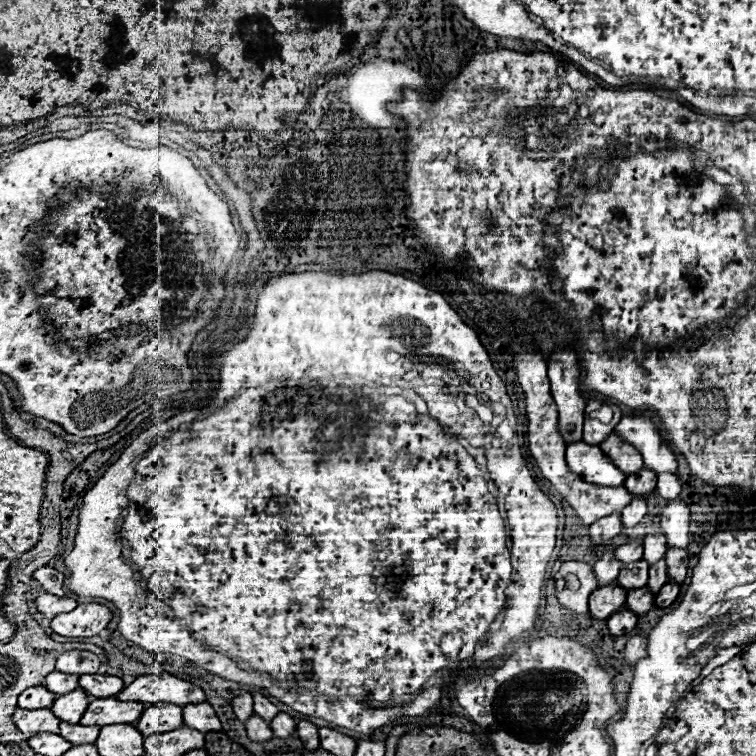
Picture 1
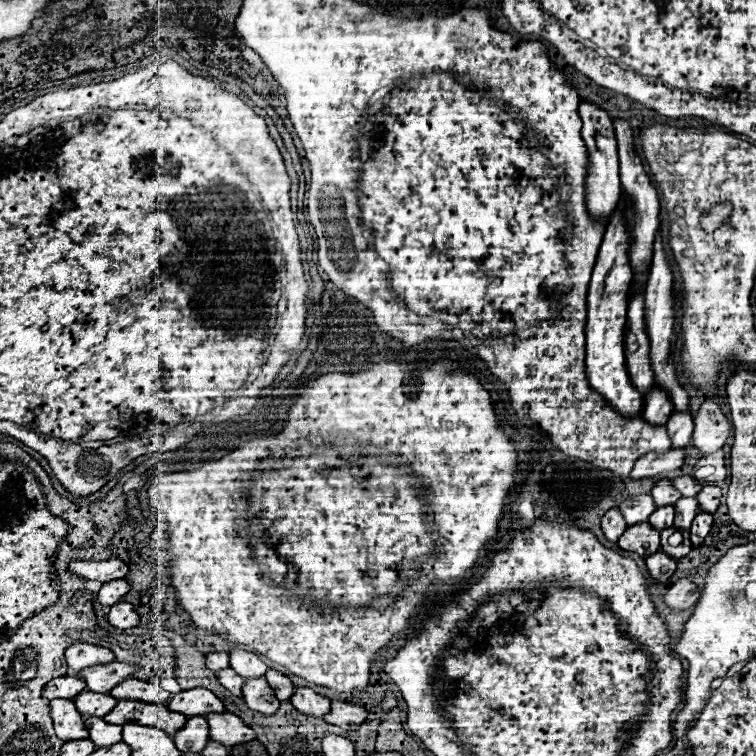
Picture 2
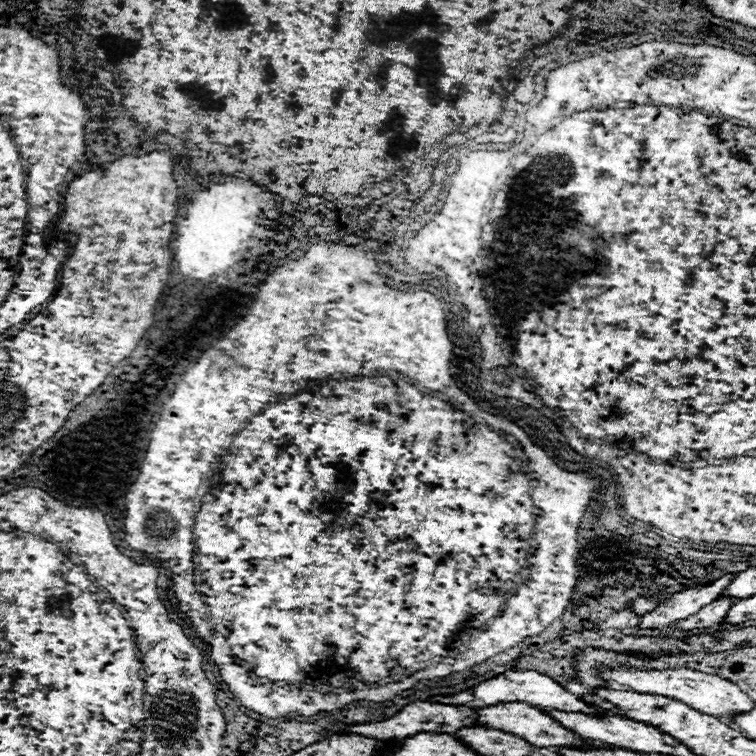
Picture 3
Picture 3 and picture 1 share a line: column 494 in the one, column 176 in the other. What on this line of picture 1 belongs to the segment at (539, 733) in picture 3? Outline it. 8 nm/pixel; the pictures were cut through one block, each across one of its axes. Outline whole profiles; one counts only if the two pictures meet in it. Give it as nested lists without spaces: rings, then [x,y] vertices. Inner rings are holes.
[[[154,704],[144,710],[144,716],[136,722],[136,728],[142,732],[144,738],[158,734],[158,732],[170,732],[180,728],[182,724],[182,708],[176,704]]]

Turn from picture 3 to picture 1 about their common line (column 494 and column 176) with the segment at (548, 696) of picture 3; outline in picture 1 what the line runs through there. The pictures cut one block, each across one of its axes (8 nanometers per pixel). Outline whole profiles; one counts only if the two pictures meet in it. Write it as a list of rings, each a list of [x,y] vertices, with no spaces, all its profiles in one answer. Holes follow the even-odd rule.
[[[144,674],[126,686],[124,692],[120,692],[118,700],[144,704],[172,702],[178,706],[188,706],[204,702],[206,696],[200,686],[192,686],[190,682],[180,680],[172,674]]]

